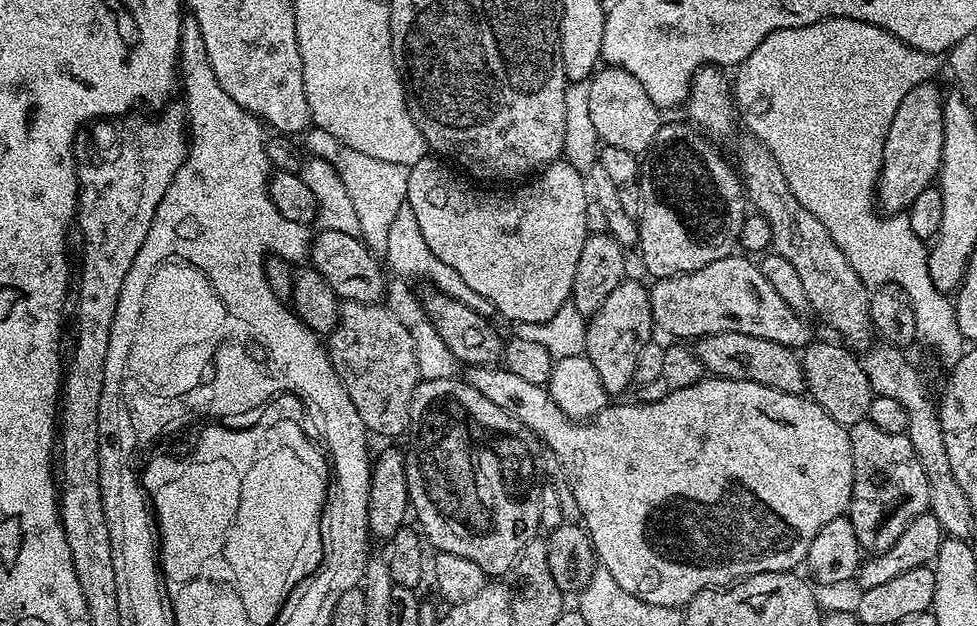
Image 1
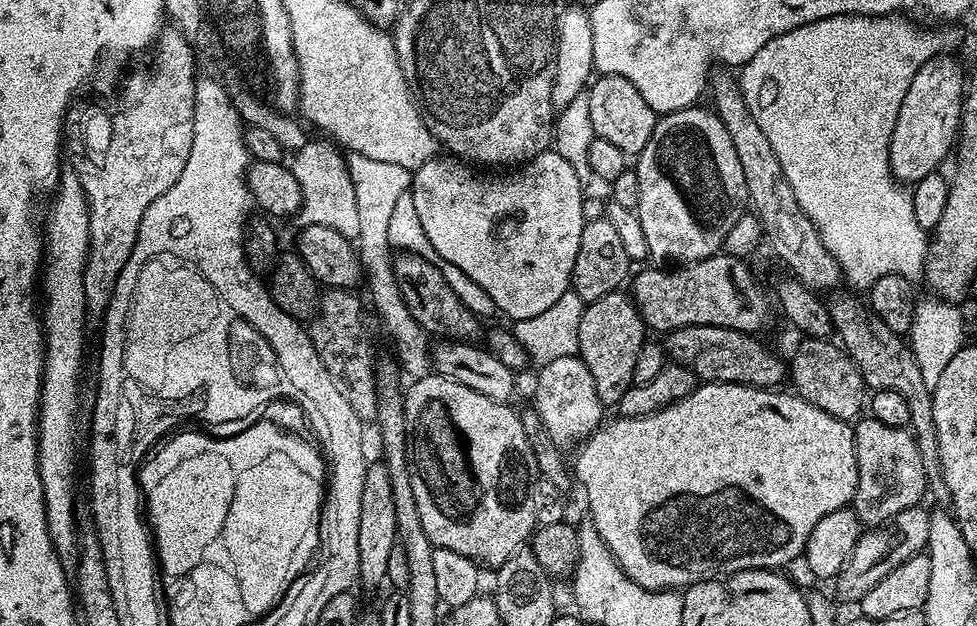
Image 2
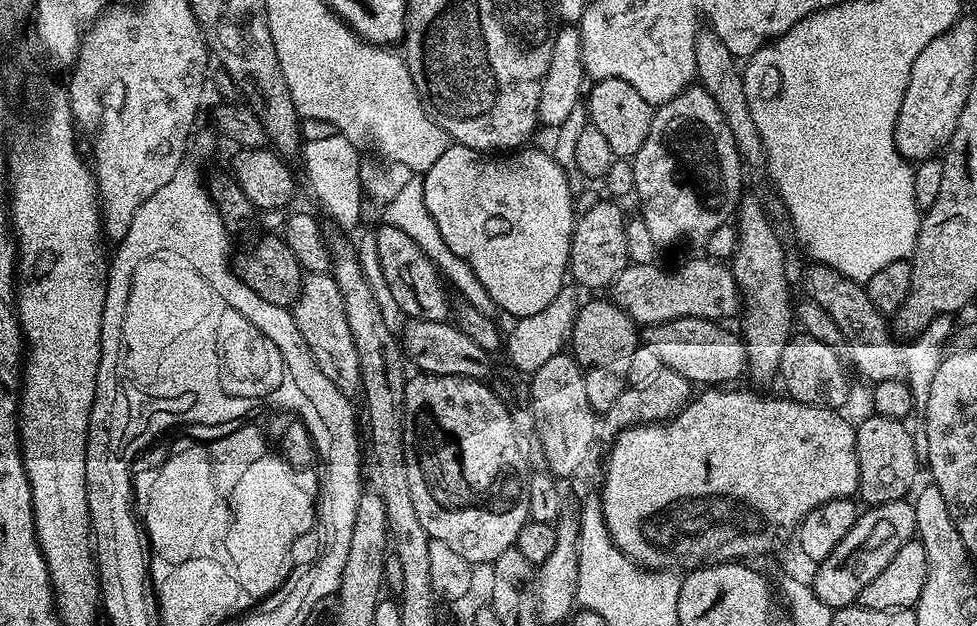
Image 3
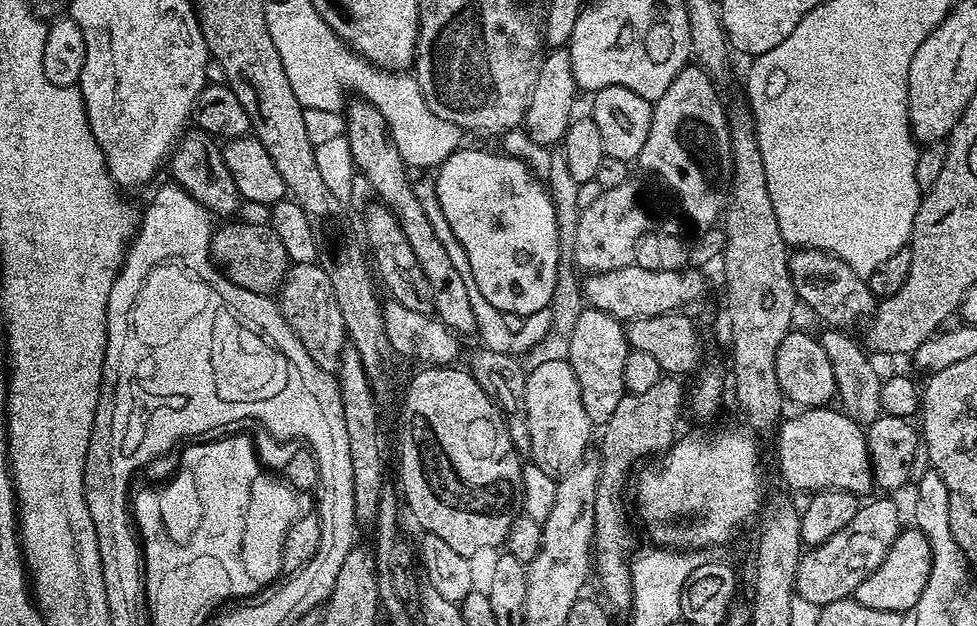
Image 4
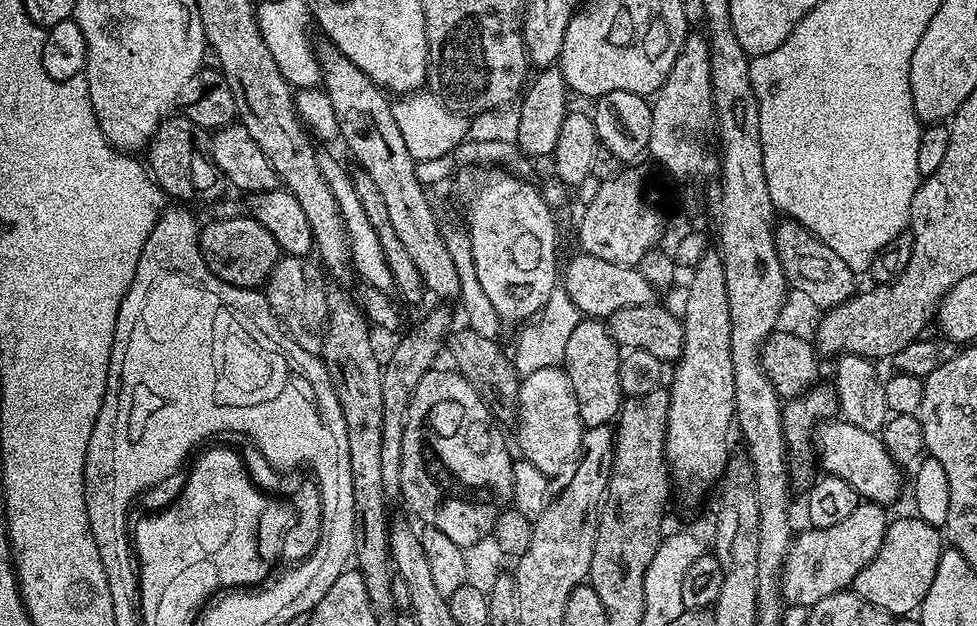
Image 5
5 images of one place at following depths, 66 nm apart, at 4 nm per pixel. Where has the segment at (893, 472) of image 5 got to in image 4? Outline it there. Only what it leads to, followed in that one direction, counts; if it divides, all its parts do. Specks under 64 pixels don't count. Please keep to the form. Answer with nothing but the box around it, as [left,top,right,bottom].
[775,406,873,494]

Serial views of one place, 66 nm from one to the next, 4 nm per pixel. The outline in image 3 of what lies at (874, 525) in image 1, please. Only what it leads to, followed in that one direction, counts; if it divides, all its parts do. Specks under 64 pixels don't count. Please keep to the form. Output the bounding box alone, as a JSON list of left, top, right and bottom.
[855,414,916,506]

